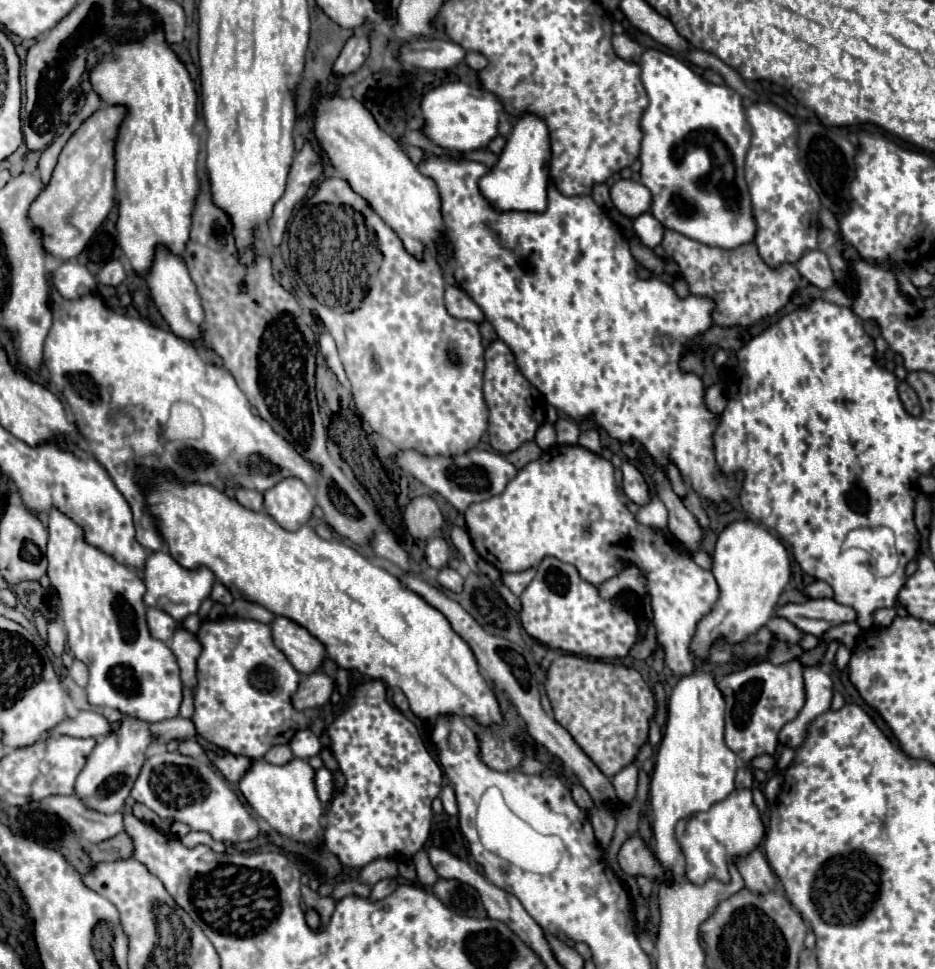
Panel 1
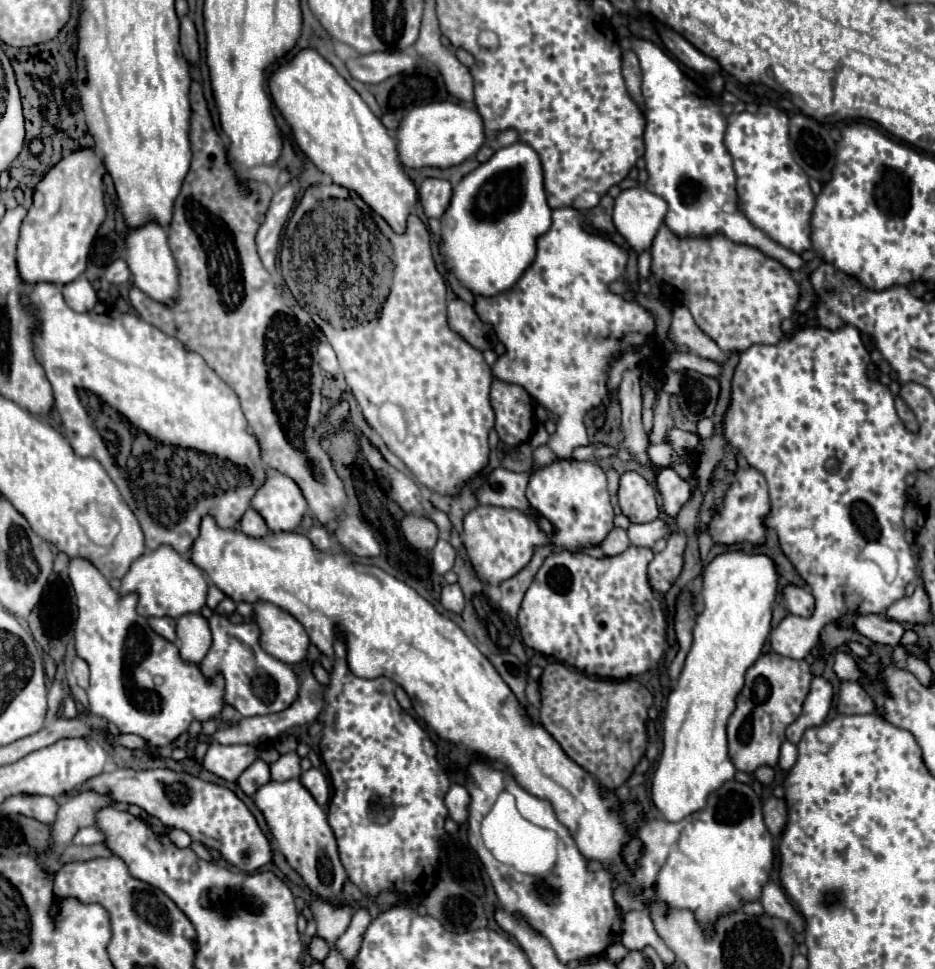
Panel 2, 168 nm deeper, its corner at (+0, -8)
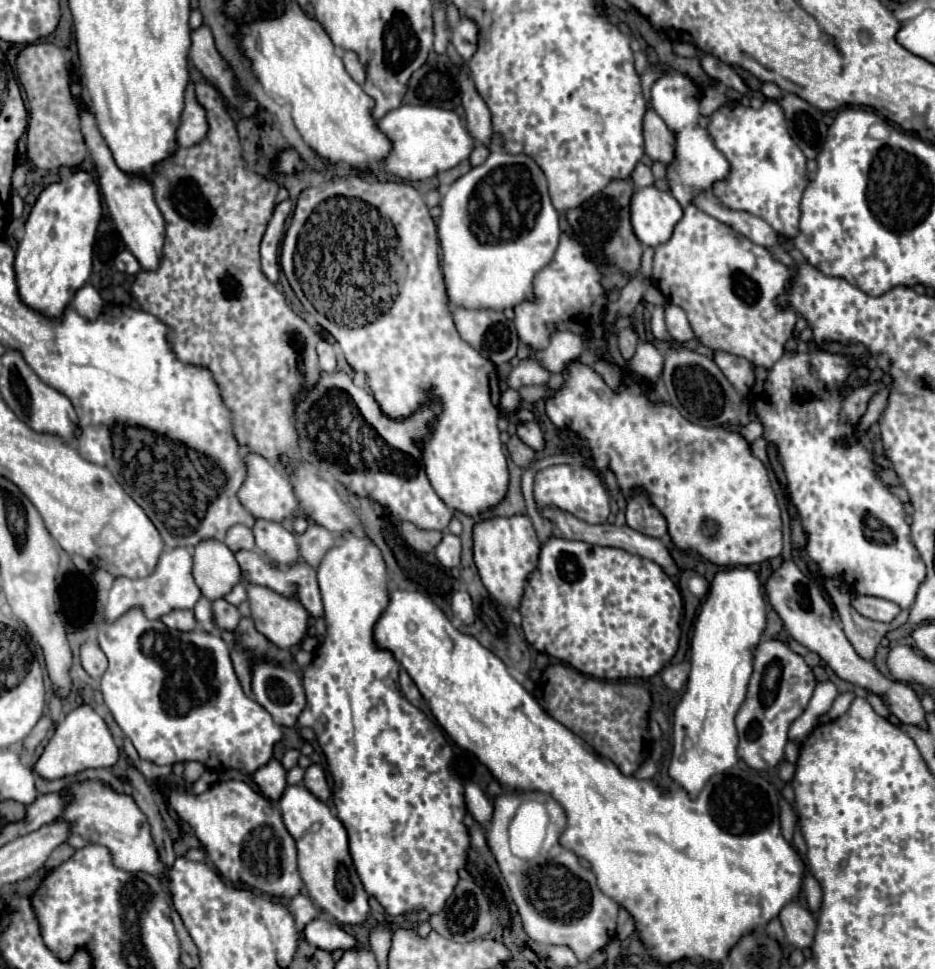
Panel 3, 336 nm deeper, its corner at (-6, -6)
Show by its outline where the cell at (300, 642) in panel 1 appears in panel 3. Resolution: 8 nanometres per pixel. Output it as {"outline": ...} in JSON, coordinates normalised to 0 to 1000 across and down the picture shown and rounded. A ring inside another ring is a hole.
{"outline":[[[263,601],[263,609],[265,609],[265,623],[267,623],[270,640],[276,652],[280,652],[297,669],[312,669],[323,663],[323,658],[327,656],[327,648],[329,648],[329,632],[317,613],[304,615],[284,605],[274,605],[267,601]]]}

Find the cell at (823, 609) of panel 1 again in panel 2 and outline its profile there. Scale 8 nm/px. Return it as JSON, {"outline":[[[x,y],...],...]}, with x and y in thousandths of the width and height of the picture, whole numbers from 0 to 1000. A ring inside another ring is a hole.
{"outline":[[[937,634],[916,636],[913,648],[922,656],[930,658],[933,663],[950,665],[950,667],[960,667],[963,658],[967,654],[967,646],[963,642],[952,640],[952,638],[943,638],[943,636],[937,636]]]}

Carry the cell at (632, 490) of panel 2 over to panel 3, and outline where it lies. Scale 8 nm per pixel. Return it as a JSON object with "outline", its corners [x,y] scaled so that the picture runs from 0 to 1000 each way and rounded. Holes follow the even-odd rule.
{"outline":[[[689,510],[672,516],[670,539],[674,545],[691,553],[708,555],[712,551],[712,537],[706,533],[706,528],[695,520],[695,516]]]}

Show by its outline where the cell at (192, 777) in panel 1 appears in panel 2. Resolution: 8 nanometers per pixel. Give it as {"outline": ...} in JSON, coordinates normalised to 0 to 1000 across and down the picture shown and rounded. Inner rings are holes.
{"outline":[[[126,793],[109,797],[96,803],[88,813],[101,813],[103,817],[118,817],[122,828],[145,830],[160,842],[169,844],[175,852],[190,854],[203,861],[205,867],[216,869],[220,875],[237,879],[237,883],[261,900],[272,900],[291,888],[289,871],[276,854],[272,842],[263,830],[244,813],[220,807],[201,797],[186,797],[182,793],[141,795]]]}

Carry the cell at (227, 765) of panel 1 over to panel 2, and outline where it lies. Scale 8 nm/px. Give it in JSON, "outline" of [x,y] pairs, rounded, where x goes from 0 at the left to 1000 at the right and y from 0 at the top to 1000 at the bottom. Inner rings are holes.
{"outline":[[[272,784],[257,801],[255,801],[255,811],[263,821],[270,821],[278,811],[282,811],[289,805],[289,793],[282,784]]]}

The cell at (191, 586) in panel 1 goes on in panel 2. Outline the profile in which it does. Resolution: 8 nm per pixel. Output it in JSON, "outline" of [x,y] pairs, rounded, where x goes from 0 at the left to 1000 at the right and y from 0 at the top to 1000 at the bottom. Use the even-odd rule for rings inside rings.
{"outline":[[[171,563],[171,568],[152,572],[135,590],[128,605],[130,613],[148,611],[148,634],[150,636],[180,636],[193,638],[197,634],[212,634],[220,625],[222,601],[218,590],[203,578],[188,572],[182,563]]]}

